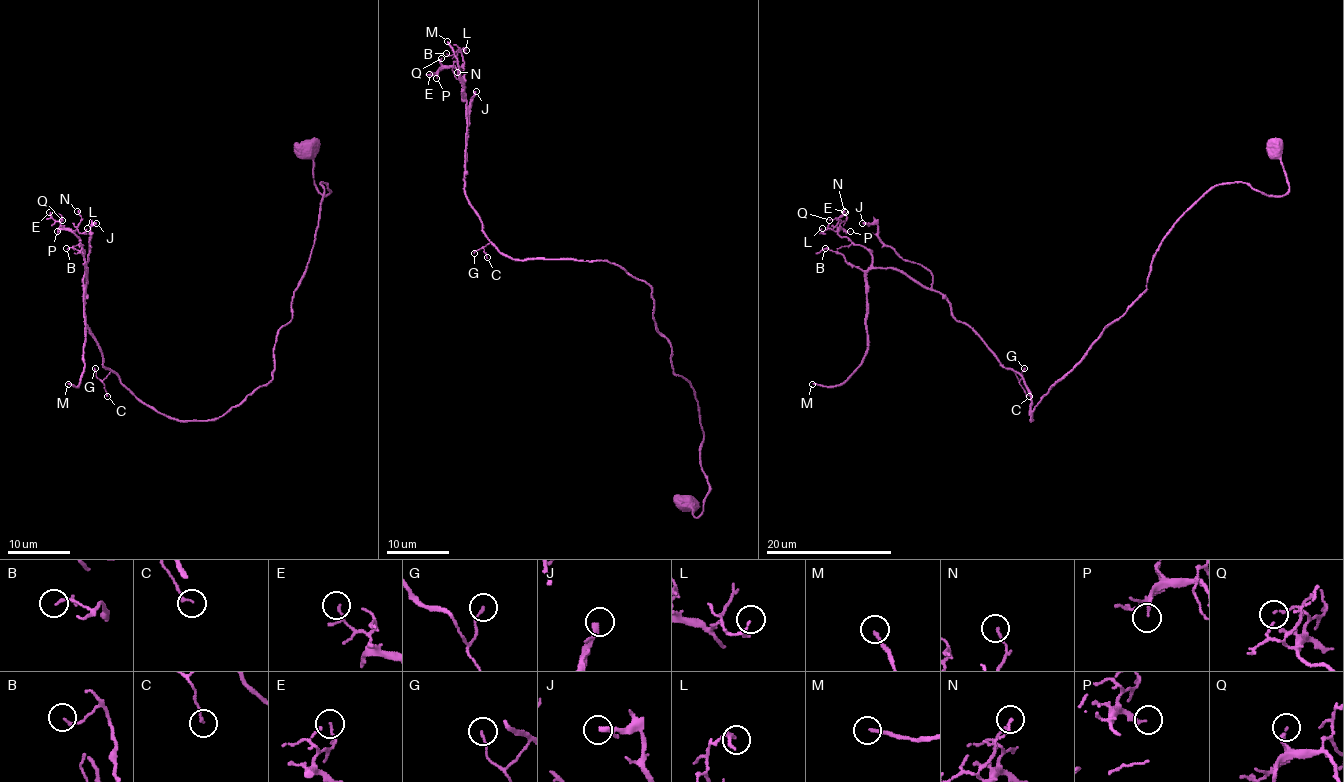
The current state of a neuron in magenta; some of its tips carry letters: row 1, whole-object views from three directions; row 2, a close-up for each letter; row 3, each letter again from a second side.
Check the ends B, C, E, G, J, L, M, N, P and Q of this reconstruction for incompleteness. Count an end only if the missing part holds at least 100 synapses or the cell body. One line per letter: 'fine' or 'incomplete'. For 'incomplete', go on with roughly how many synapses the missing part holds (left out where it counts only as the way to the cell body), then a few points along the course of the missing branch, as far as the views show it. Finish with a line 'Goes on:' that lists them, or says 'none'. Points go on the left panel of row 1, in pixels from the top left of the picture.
B: fine
C: fine
E: fine
G: fine
J: fine
L: fine
M: incomplete; 110 synapses
N: fine
P: fine
Q: fine
Goes on: M

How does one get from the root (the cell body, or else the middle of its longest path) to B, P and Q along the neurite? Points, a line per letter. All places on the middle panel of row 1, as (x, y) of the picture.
B: (685, 501), (702, 512), (704, 430), (652, 289), (491, 243), (465, 193), (463, 58), (446, 53)
P: (685, 501), (702, 512), (704, 430), (652, 289), (606, 261), (504, 256), (465, 193), (460, 78), (436, 78)
Q: (685, 501), (702, 512), (704, 430), (652, 289), (491, 243), (441, 58)

